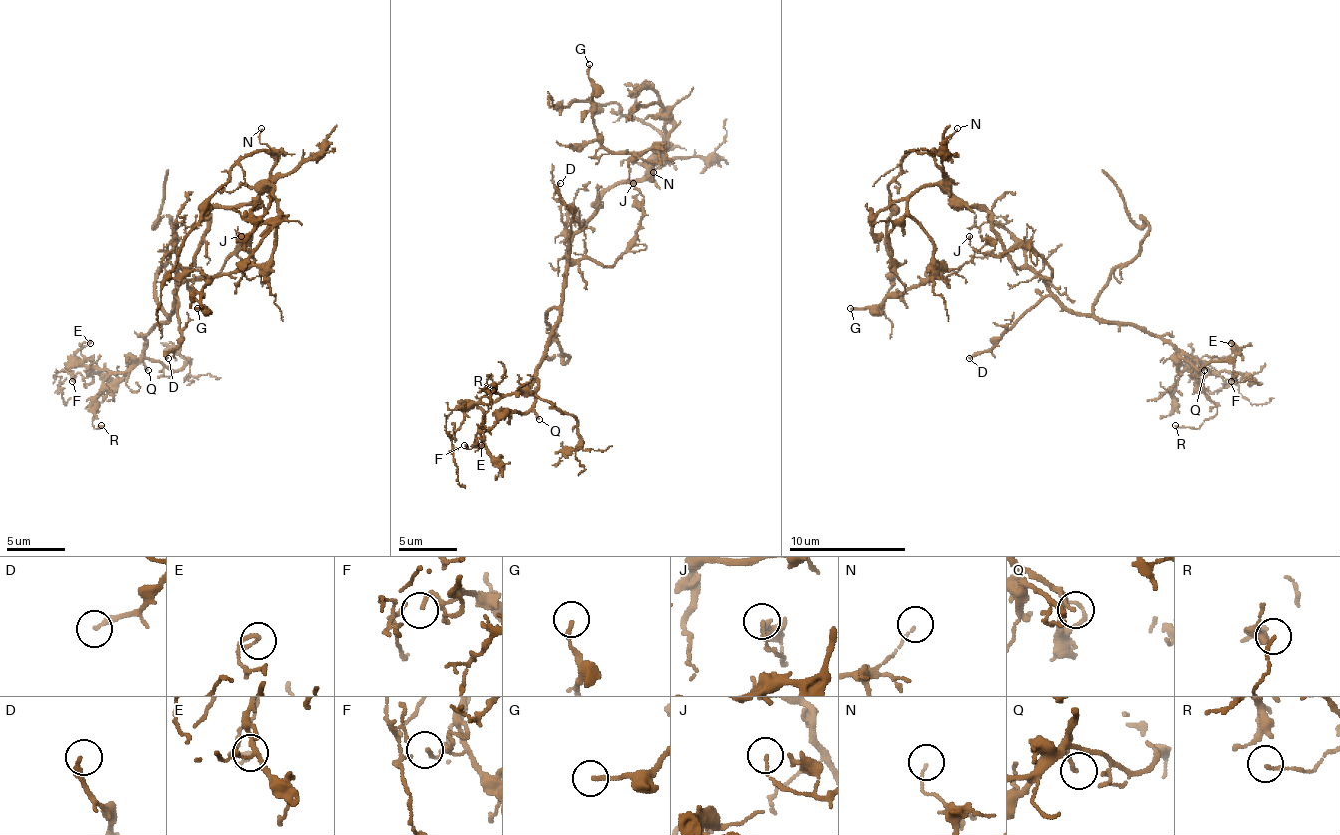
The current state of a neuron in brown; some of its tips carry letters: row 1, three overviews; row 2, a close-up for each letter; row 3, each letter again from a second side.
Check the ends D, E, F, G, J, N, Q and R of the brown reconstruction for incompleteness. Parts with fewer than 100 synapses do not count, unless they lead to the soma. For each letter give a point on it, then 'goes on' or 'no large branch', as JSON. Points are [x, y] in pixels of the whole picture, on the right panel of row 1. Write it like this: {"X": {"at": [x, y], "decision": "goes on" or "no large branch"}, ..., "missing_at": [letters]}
{"D": {"at": [969, 358], "decision": "no large branch"}, "E": {"at": [1231, 343], "decision": "no large branch"}, "F": {"at": [1231, 381], "decision": "no large branch"}, "G": {"at": [850, 308], "decision": "no large branch"}, "J": {"at": [969, 236], "decision": "no large branch"}, "N": {"at": [957, 128], "decision": "no large branch"}, "Q": {"at": [1204, 370], "decision": "no large branch"}, "R": {"at": [1175, 425], "decision": "no large branch"}, "missing_at": []}

